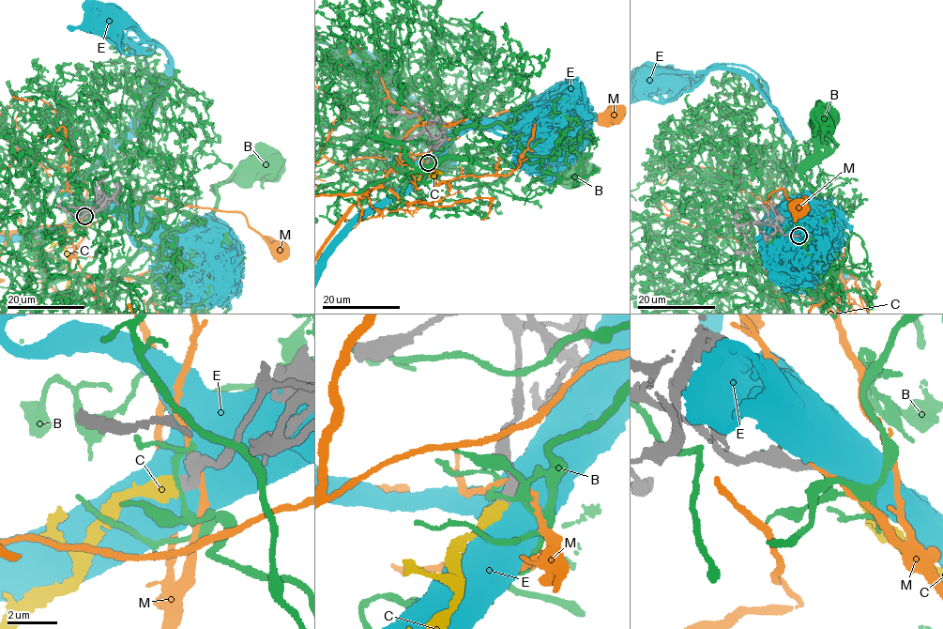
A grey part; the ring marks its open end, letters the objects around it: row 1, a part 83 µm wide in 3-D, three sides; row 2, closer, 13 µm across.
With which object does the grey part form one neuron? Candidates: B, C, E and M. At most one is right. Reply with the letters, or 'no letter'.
C

